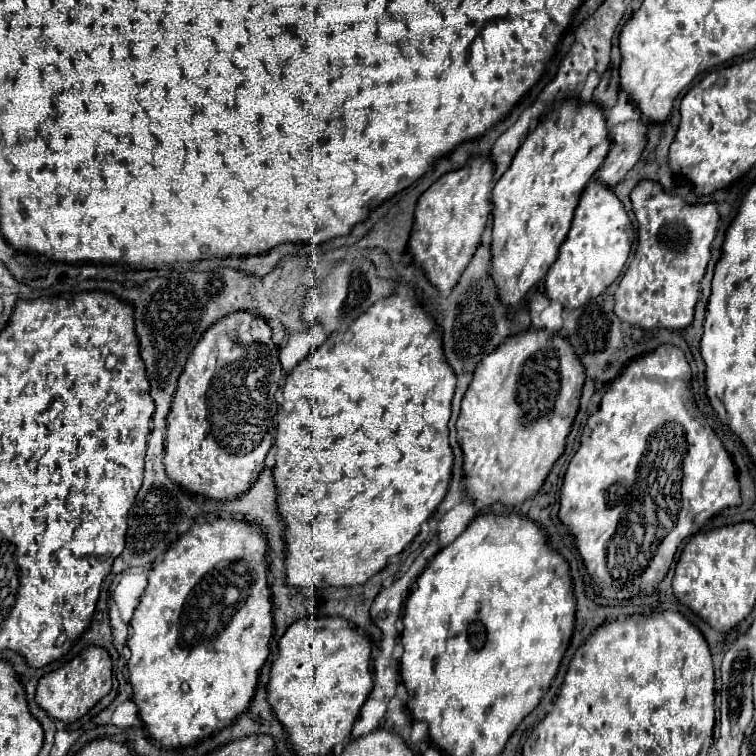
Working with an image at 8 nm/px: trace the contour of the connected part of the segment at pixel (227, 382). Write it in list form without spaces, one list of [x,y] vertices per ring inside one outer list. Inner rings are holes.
[[[234,311],[216,321],[190,351],[186,367],[178,379],[172,409],[166,417],[166,457],[164,467],[168,477],[192,493],[202,493],[210,499],[224,501],[248,491],[258,479],[264,457],[274,443],[276,431],[276,391],[282,377],[278,347],[272,341],[268,323],[250,311]]]

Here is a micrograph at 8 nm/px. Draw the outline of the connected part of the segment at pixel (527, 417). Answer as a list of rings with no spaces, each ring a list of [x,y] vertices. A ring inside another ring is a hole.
[[[546,329],[514,333],[510,341],[504,341],[494,353],[490,353],[490,357],[482,359],[482,365],[474,371],[474,381],[462,399],[462,411],[456,423],[458,443],[464,451],[466,497],[472,497],[478,509],[488,509],[496,501],[514,507],[538,493],[552,465],[564,453],[584,379],[586,369],[582,369],[582,361],[574,357],[574,349],[570,349],[566,337]]]

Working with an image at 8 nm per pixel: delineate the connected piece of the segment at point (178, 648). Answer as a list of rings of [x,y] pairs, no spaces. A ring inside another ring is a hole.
[[[222,517],[194,523],[174,549],[150,569],[146,593],[130,625],[128,681],[150,737],[166,747],[188,747],[230,725],[250,705],[260,669],[270,655],[272,601],[262,529],[242,519]]]

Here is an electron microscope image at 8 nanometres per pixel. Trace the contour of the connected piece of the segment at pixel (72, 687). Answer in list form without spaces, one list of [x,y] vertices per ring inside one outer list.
[[[88,645],[74,659],[66,661],[62,667],[40,677],[36,687],[36,701],[42,709],[48,711],[52,719],[72,723],[80,719],[98,699],[108,695],[112,687],[112,659],[106,649],[100,645]]]

